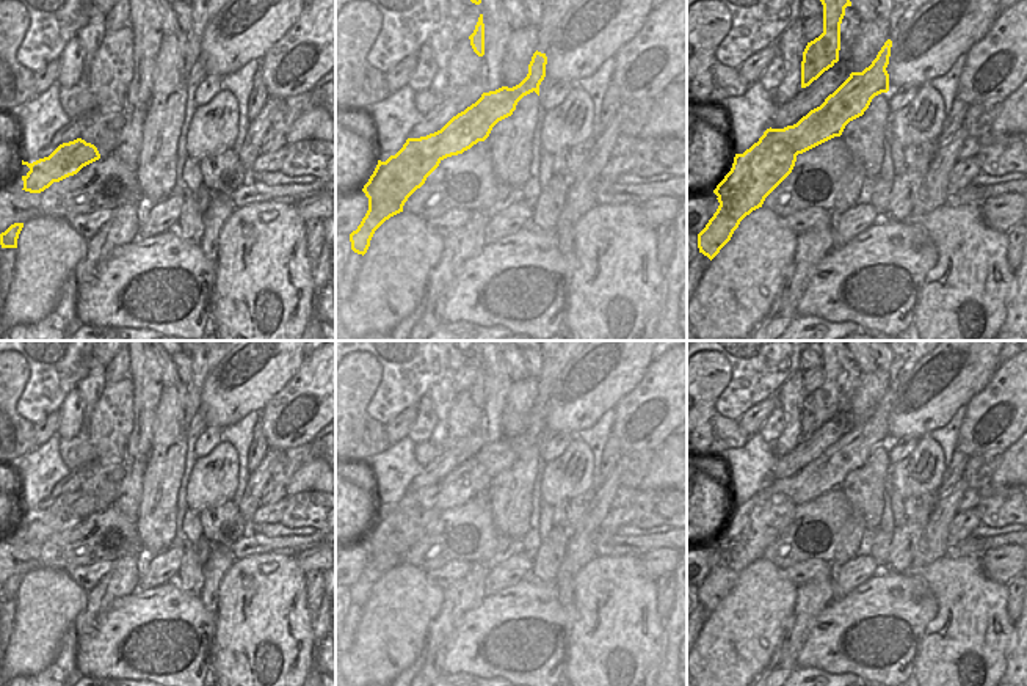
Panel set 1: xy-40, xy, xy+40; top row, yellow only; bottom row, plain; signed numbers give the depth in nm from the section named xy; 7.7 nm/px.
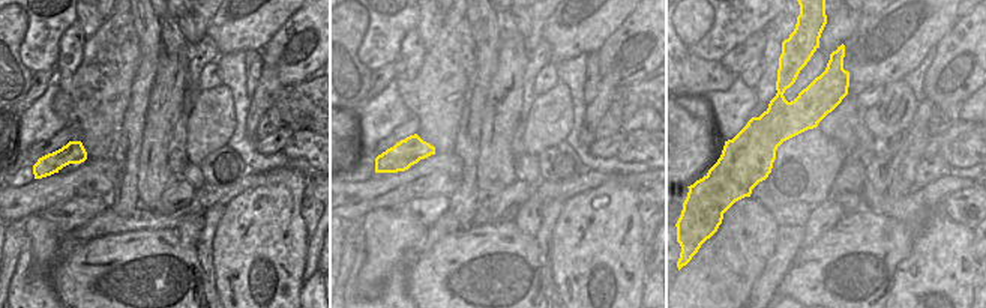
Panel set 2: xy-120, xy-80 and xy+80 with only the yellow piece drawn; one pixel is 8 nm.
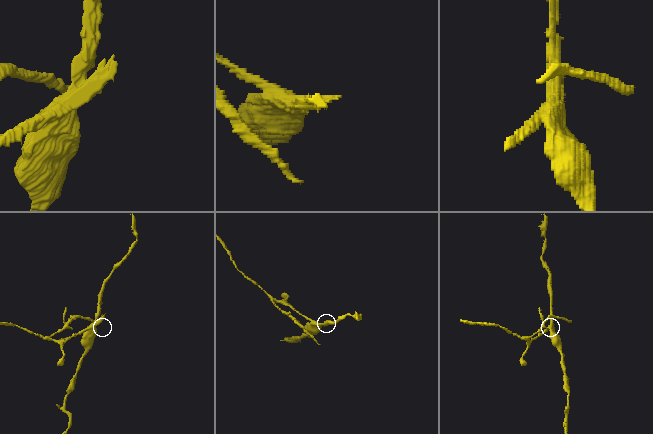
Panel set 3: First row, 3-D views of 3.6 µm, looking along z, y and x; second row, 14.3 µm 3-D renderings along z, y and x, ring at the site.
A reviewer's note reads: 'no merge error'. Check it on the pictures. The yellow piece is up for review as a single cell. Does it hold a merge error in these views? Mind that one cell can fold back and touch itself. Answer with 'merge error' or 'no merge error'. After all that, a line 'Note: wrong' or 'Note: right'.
merge error
Note: wrong

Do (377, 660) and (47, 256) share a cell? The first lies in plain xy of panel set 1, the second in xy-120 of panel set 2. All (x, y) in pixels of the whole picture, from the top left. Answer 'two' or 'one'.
one

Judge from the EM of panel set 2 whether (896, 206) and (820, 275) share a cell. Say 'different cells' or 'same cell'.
different cells

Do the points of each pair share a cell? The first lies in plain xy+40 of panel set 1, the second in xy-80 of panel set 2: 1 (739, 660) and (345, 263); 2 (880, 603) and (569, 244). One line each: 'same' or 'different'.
1: different
2: different

